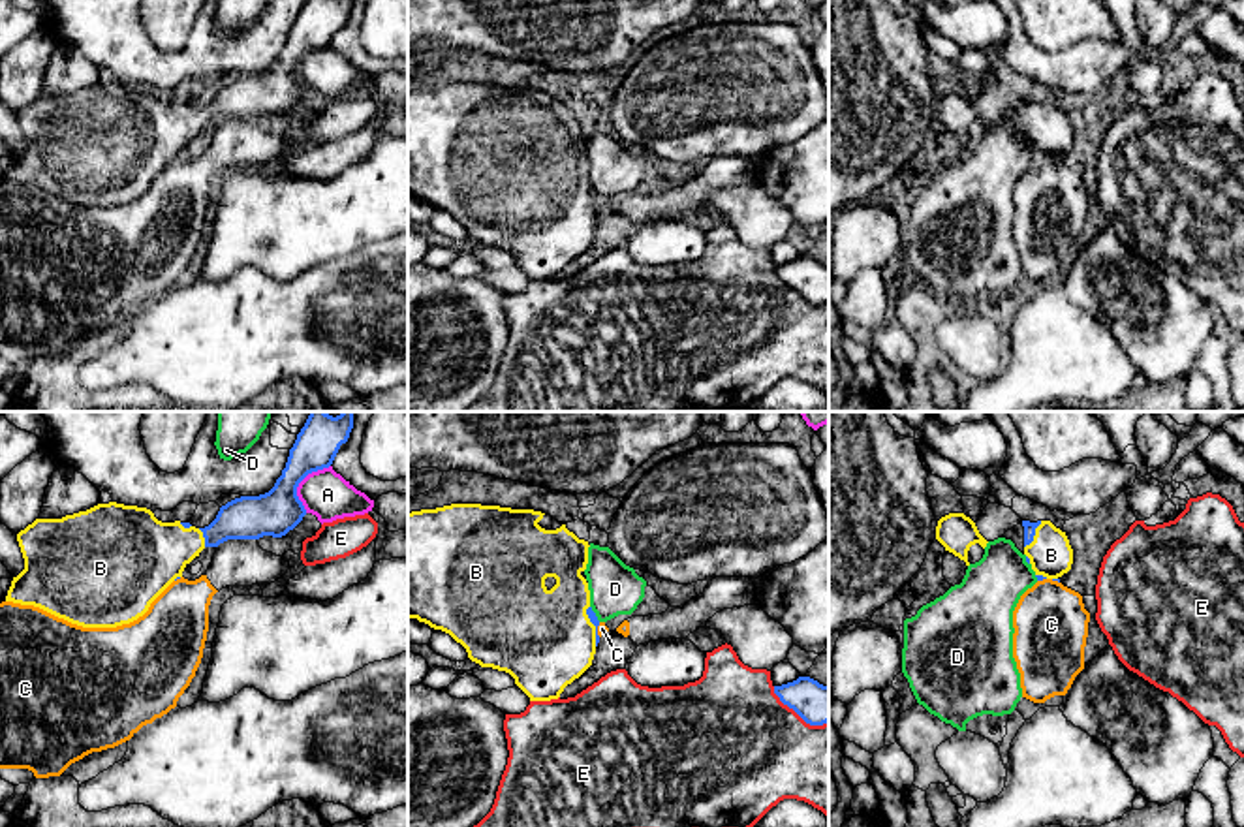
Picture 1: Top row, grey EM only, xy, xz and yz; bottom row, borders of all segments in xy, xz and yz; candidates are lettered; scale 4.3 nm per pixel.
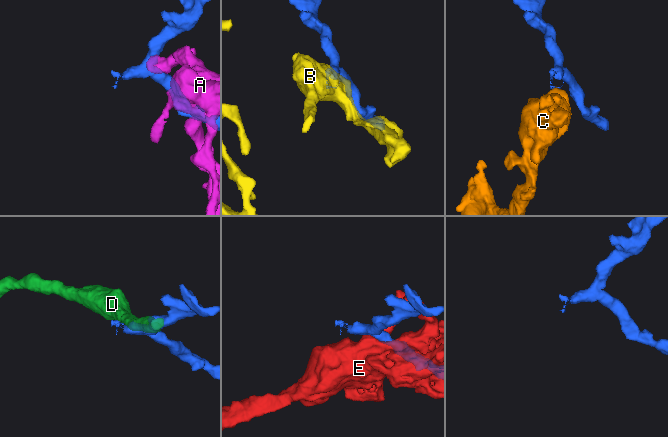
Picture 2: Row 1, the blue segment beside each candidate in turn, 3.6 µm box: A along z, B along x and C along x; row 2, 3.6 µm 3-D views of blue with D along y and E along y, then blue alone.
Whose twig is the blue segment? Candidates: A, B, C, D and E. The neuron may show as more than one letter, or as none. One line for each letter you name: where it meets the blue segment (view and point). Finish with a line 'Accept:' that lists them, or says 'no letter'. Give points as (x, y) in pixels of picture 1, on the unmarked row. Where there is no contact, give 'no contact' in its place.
B: contact yz (1034, 113)
Accept: B

